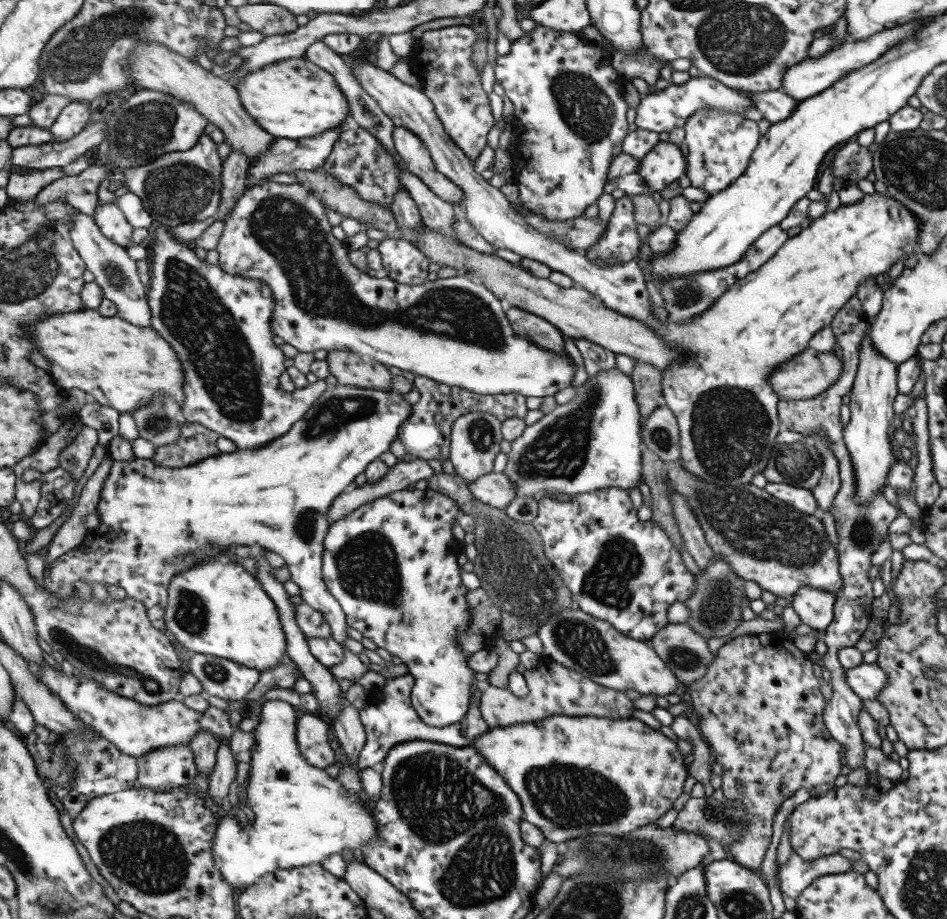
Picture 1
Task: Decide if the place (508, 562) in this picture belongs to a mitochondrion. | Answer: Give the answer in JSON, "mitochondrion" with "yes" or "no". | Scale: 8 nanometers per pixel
{"mitochondrion":"yes"}

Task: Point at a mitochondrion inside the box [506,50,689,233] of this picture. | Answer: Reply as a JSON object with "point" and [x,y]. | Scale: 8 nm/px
{"point":[585,109]}

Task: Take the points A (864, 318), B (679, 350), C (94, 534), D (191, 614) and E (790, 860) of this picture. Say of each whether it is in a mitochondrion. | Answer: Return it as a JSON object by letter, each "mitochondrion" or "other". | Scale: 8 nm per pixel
{"A":"other","B":"other","C":"other","D":"mitochondrion","E":"other"}

